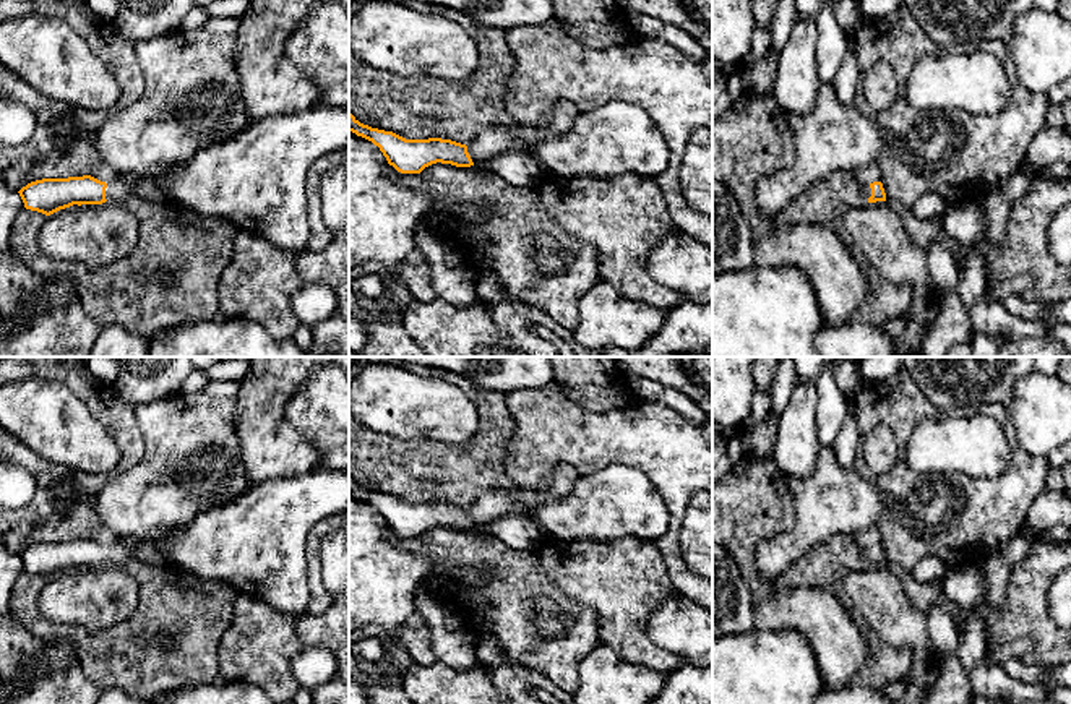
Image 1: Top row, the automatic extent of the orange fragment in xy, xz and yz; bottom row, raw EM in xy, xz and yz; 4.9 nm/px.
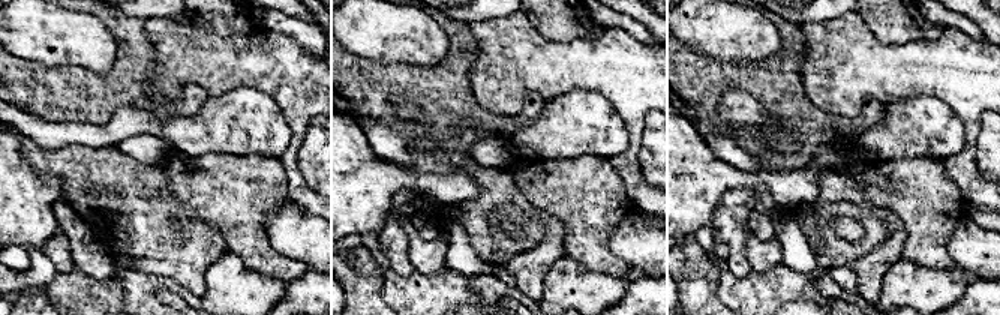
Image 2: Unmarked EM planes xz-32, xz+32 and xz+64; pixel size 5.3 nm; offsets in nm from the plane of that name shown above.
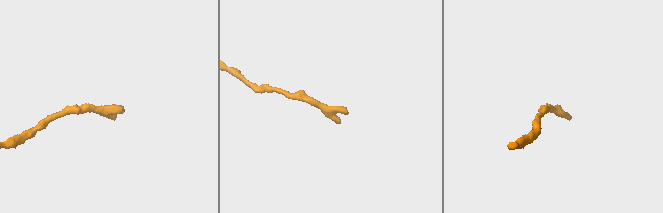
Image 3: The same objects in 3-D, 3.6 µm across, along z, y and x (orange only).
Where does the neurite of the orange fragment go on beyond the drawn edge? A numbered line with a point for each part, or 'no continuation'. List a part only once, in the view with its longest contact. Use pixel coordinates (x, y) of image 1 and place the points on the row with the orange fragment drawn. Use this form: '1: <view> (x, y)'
1: xy (120, 190)

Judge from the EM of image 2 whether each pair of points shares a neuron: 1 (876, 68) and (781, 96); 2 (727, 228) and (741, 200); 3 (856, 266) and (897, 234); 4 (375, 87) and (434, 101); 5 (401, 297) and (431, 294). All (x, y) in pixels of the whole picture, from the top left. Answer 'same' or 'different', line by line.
1: different
2: same
3: same
4: same
5: same

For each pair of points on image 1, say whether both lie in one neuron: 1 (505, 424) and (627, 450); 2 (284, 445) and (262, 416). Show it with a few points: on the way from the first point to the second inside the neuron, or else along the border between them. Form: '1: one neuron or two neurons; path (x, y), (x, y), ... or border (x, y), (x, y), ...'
1: two neurons; border (507, 394), (515, 432), (503, 461)
2: one neuron; path (278, 438), (278, 432), (268, 422)

